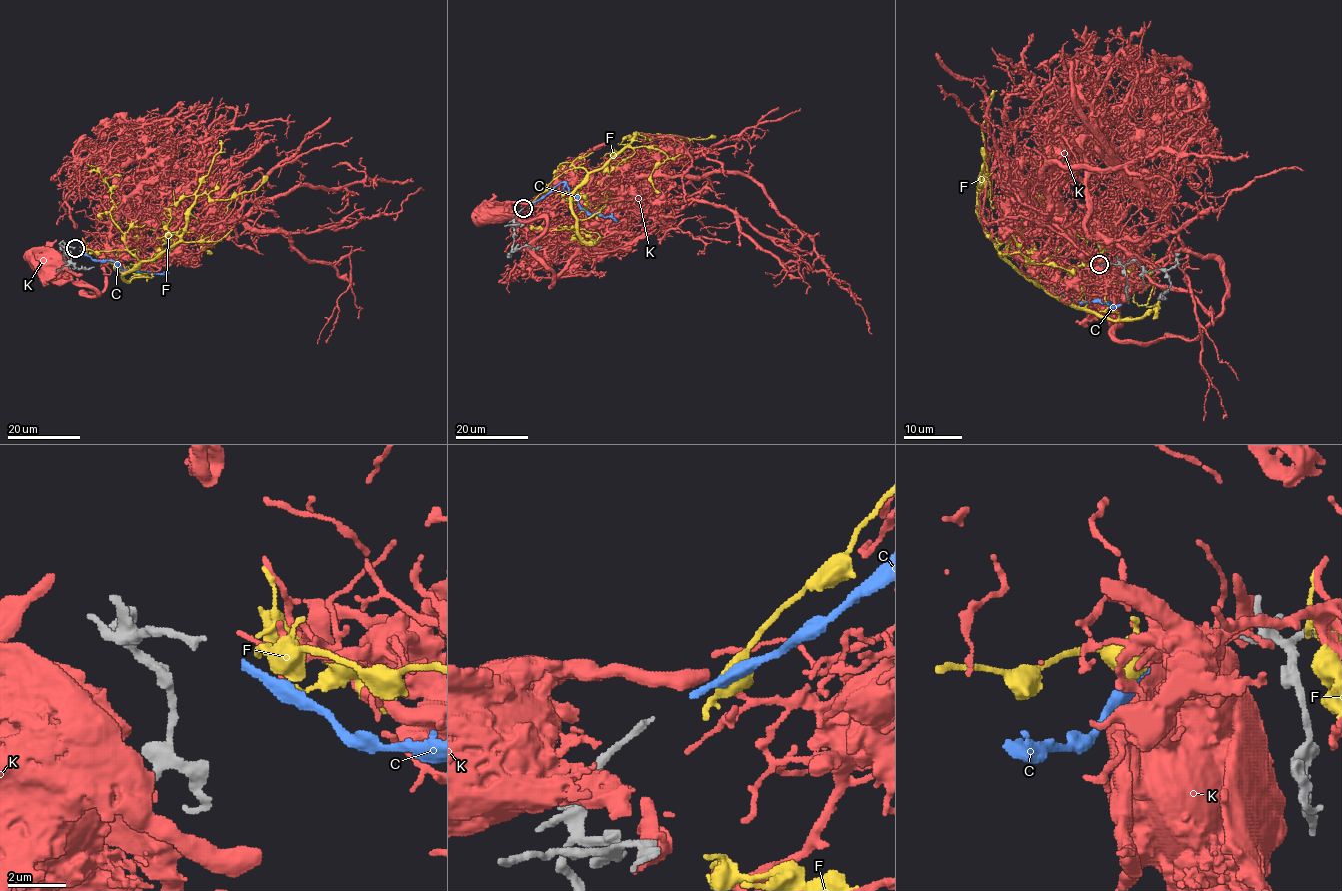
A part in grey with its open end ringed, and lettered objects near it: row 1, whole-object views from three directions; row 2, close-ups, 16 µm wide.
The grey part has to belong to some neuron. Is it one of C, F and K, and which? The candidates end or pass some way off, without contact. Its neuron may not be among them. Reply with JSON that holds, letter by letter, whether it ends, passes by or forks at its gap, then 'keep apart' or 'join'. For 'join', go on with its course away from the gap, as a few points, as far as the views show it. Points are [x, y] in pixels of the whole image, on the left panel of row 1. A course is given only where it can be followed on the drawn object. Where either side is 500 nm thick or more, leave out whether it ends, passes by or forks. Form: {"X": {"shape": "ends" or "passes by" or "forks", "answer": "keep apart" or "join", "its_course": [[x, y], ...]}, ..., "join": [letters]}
{"C": {"shape": "ends", "answer": "join", "its_course": [[80, 250], [96, 260], [116, 262], [123, 269], [168, 272]]}, "F": {"shape": "ends", "answer": "keep apart"}, "K": {"shape": "ends", "answer": "keep apart"}, "join": ["C"]}

